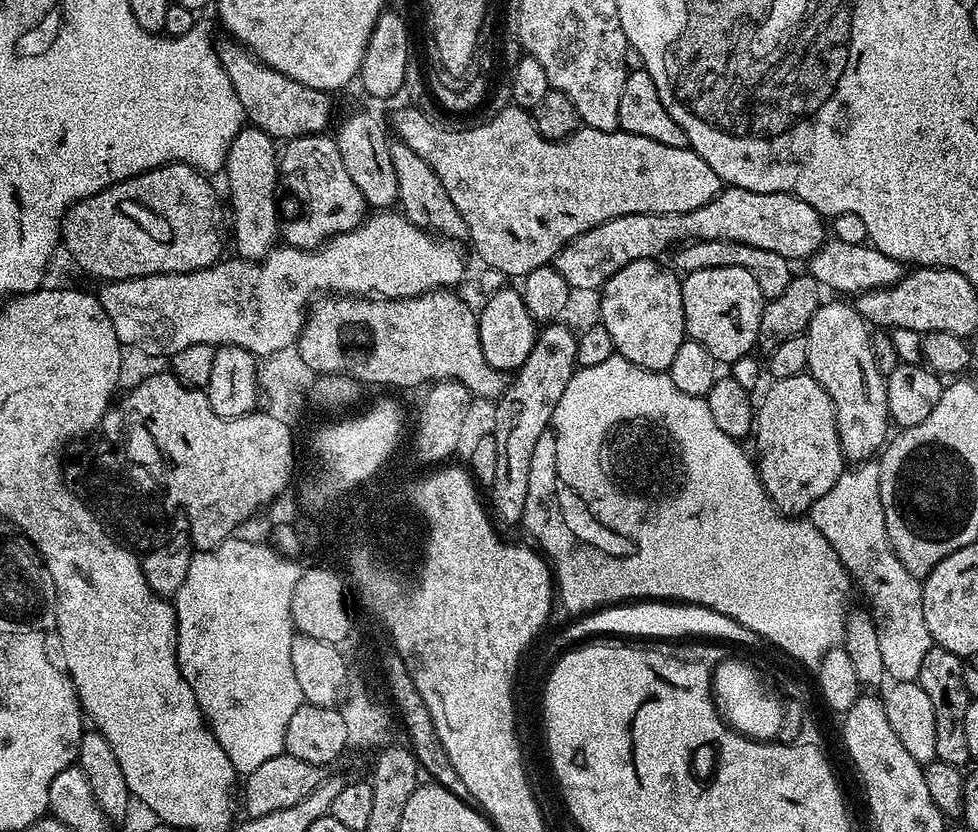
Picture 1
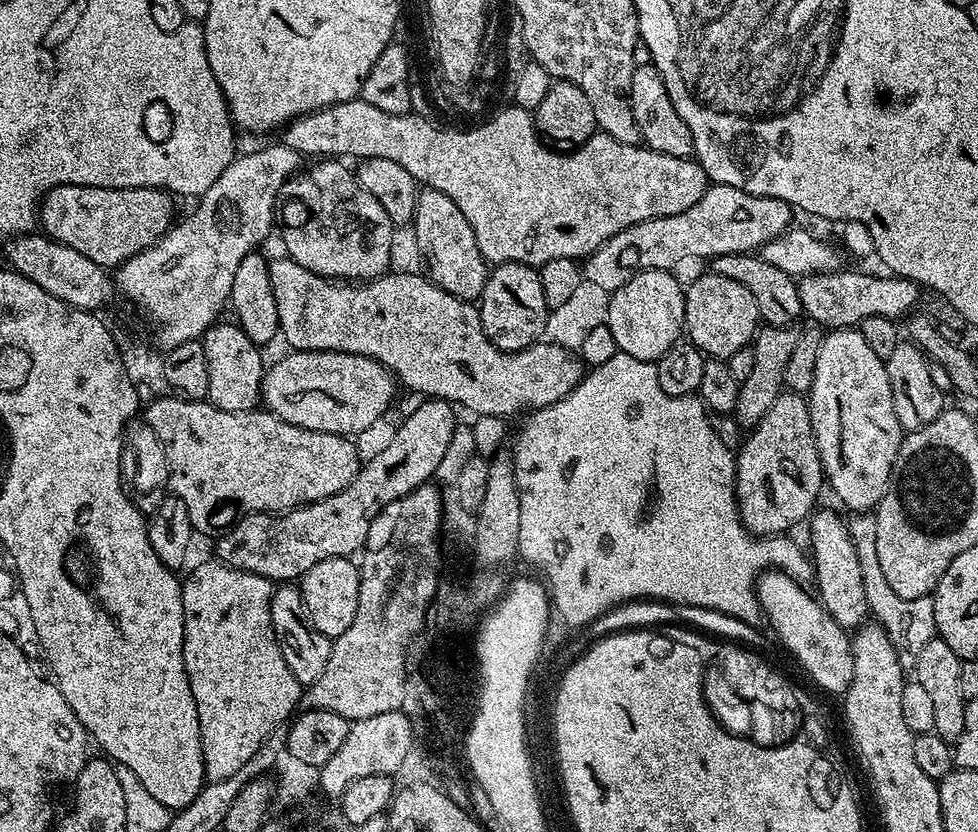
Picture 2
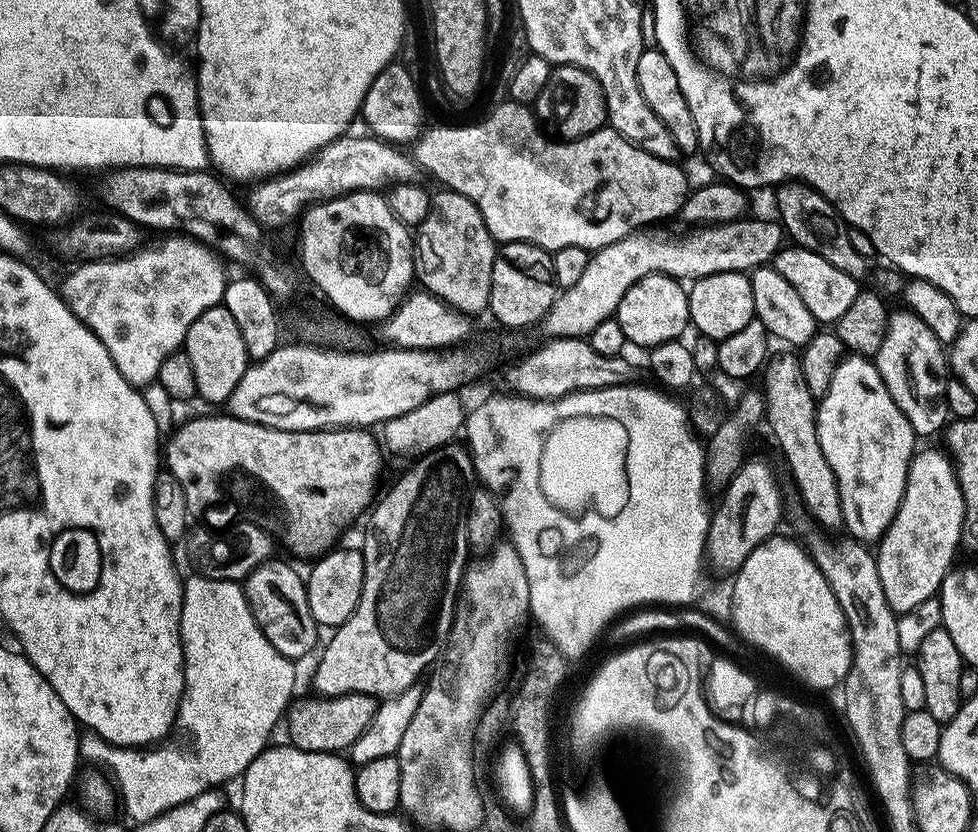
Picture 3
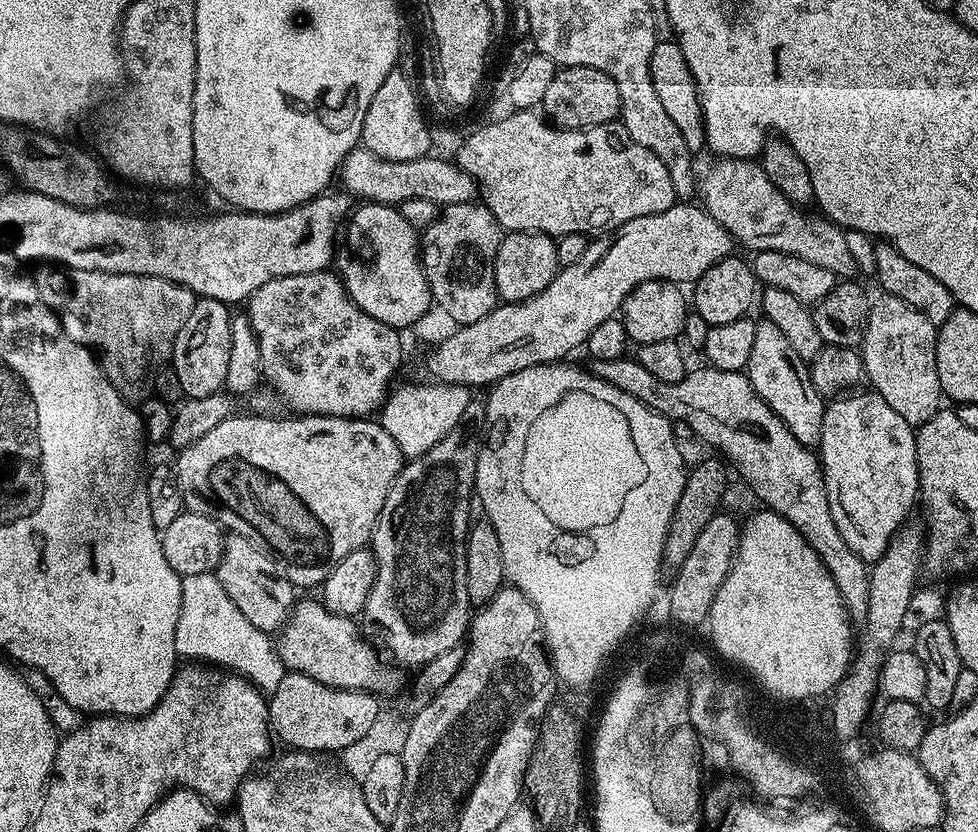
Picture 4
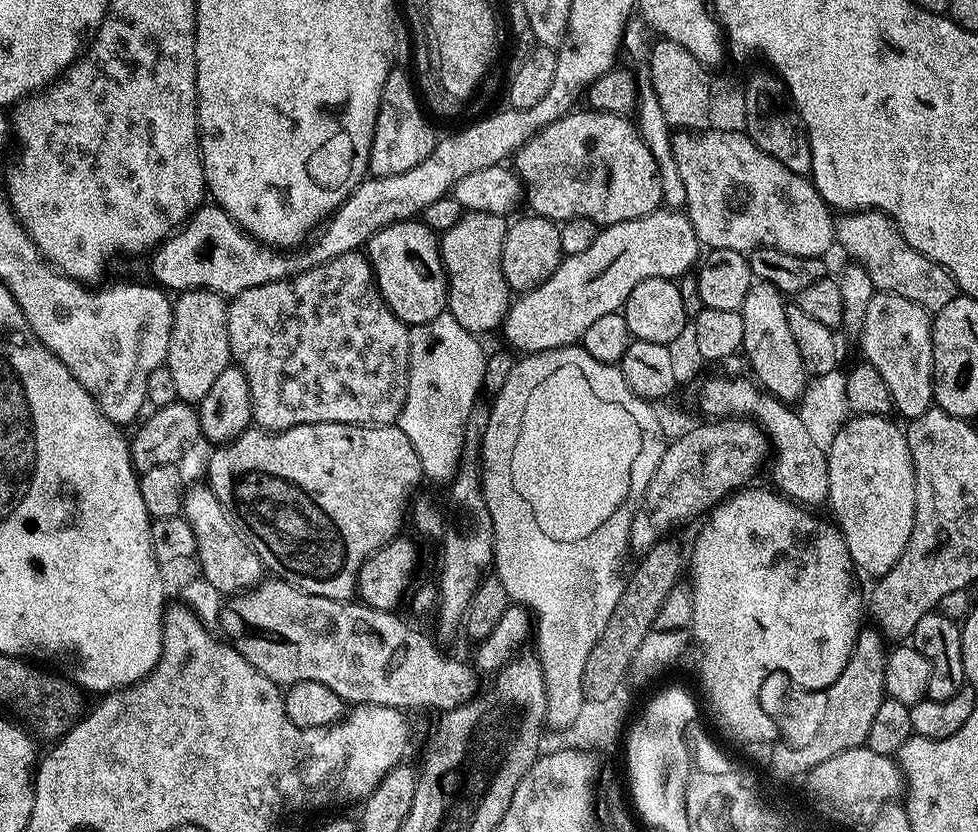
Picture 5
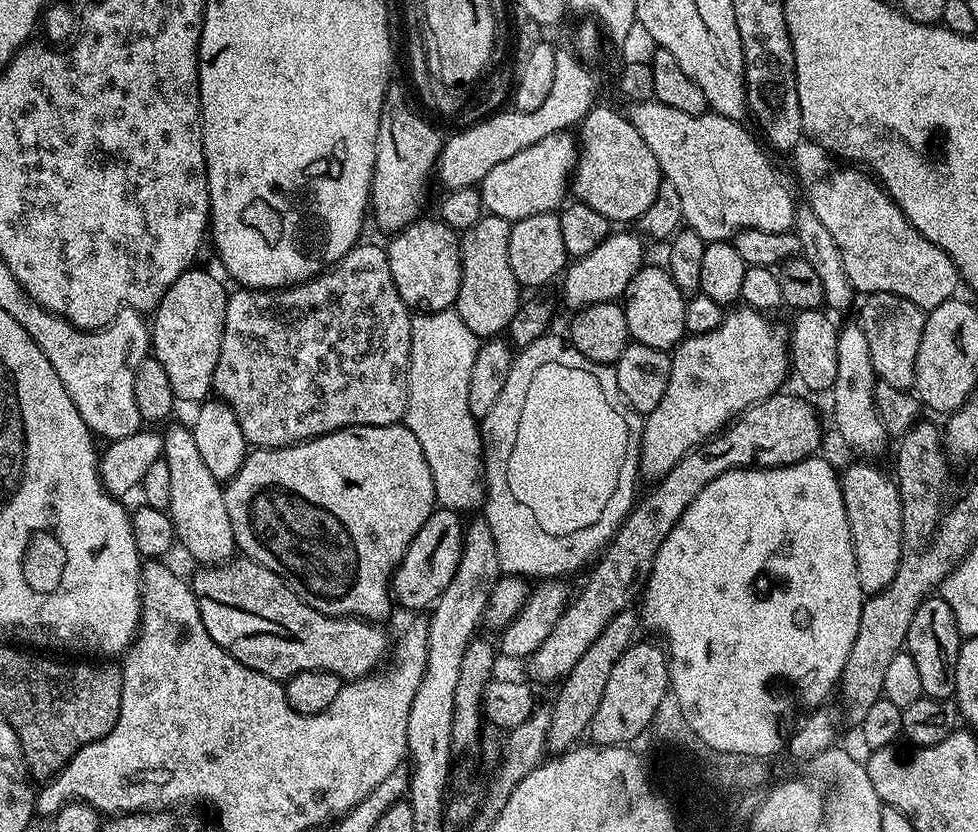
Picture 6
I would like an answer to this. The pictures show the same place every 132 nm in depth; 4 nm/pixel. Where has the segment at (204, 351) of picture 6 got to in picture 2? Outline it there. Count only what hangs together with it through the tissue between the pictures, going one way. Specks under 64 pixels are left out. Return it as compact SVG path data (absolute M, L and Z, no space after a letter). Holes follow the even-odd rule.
M217 322L204 331L206 370L210 370L207 403L227 412L251 412L261 403L261 388L266 371L260 349L235 322Z

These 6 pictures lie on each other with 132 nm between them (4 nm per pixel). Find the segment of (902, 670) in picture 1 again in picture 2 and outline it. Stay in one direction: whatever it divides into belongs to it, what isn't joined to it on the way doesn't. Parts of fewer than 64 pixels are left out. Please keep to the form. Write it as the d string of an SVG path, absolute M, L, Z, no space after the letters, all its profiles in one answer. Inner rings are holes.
M856 514L851 519L847 521L848 533L854 542L854 550L858 552L858 563L862 566L862 587L866 589L866 602L871 619L884 627L900 665L906 670L915 669L916 659L922 646L926 646L926 642L930 642L937 635L934 622L934 602L931 596L898 598L898 594L890 590L882 574L882 565L878 563L875 515Z

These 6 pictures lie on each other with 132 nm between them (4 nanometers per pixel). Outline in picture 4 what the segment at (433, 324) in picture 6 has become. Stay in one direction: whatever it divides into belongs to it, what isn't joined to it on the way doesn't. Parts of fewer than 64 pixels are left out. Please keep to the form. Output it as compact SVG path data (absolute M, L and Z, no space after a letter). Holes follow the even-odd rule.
M408 384L405 388L397 387L385 400L383 408L378 412L378 423L394 438L401 457L415 458L423 456L436 443L454 429L462 418L469 399L469 389L464 386L436 386Z

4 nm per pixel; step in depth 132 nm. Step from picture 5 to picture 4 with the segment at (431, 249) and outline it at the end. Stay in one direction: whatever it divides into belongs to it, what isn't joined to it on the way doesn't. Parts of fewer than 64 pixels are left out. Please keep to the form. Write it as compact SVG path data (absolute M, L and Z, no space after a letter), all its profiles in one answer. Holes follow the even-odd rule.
M361 203L346 221L346 235L334 257L334 268L344 282L348 297L363 312L370 314L370 318L389 324L391 328L411 329L422 318L422 314L426 314L428 309L433 307L432 290L428 287L428 279L424 277L422 256L418 251L417 229L412 228L410 222L406 222L406 218L402 218L399 207L390 204Z

